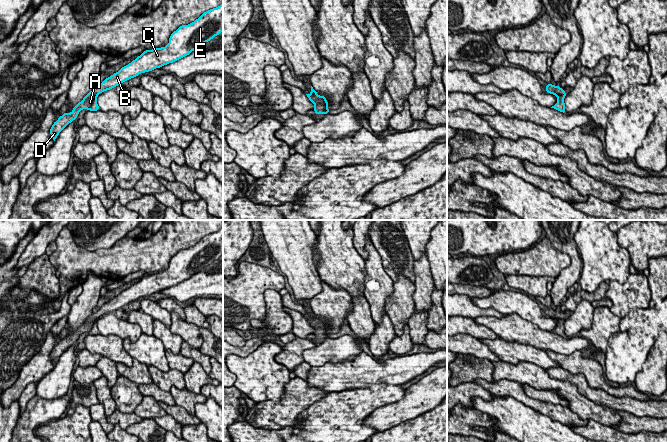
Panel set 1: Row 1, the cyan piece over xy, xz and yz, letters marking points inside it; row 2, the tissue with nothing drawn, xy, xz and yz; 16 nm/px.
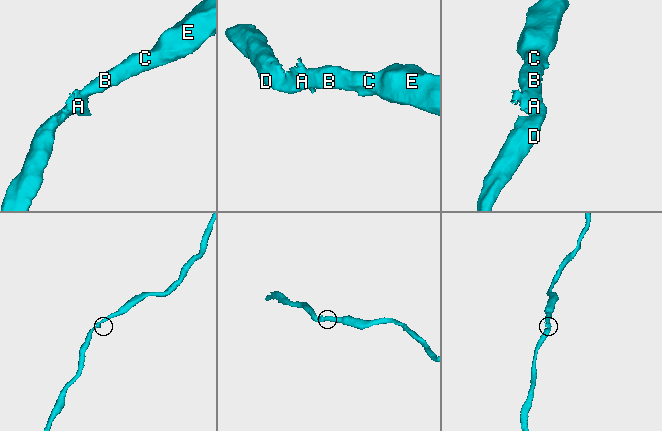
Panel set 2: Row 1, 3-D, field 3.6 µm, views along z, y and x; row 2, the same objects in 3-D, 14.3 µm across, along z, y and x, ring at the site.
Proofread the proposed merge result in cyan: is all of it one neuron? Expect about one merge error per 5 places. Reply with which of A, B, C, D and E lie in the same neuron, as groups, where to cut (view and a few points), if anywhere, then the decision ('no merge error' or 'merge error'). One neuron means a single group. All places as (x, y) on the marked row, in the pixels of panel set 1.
groups A B C D E; cut none; no merge error

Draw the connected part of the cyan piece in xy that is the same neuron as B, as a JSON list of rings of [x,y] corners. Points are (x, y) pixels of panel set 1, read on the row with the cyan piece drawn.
[[[223,3],[204,12],[198,19],[188,25],[182,25],[174,31],[165,47],[145,50],[128,65],[106,78],[100,85],[90,91],[73,109],[72,113],[64,113],[53,123],[50,135],[53,140],[83,109],[100,110],[97,97],[100,93],[117,87],[119,84],[138,76],[140,73],[152,71],[169,63],[173,63],[192,51],[200,48],[223,31]]]

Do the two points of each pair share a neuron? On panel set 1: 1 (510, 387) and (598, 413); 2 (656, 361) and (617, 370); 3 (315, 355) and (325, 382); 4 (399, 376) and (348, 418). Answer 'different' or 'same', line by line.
1: different
2: different
3: different
4: different

